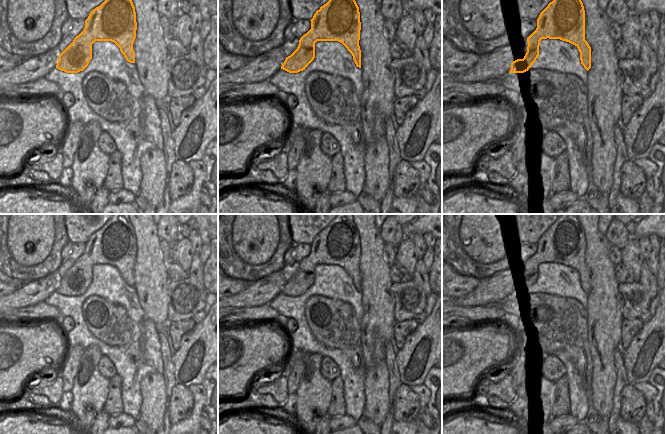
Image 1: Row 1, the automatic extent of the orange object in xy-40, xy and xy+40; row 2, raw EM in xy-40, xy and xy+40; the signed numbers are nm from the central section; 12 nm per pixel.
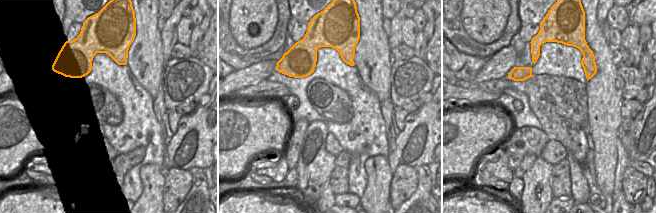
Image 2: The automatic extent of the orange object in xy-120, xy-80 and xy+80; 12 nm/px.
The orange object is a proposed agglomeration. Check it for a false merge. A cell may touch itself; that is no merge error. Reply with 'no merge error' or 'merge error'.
no merge error

